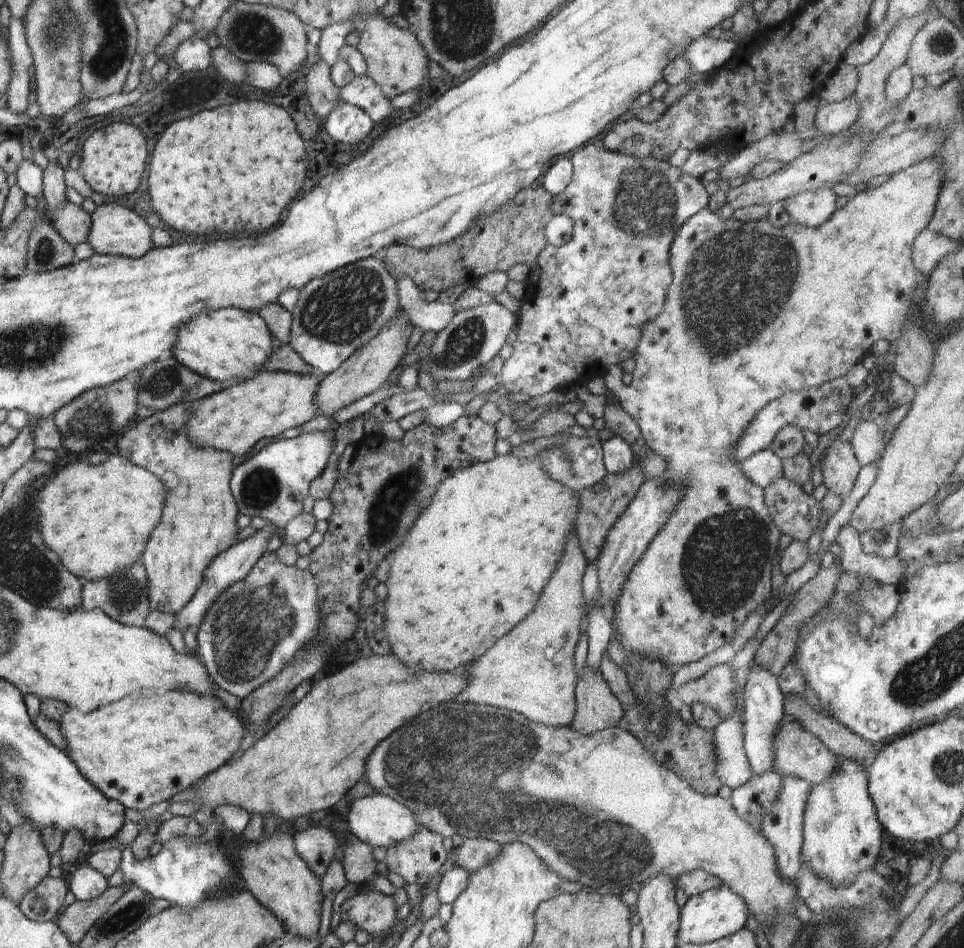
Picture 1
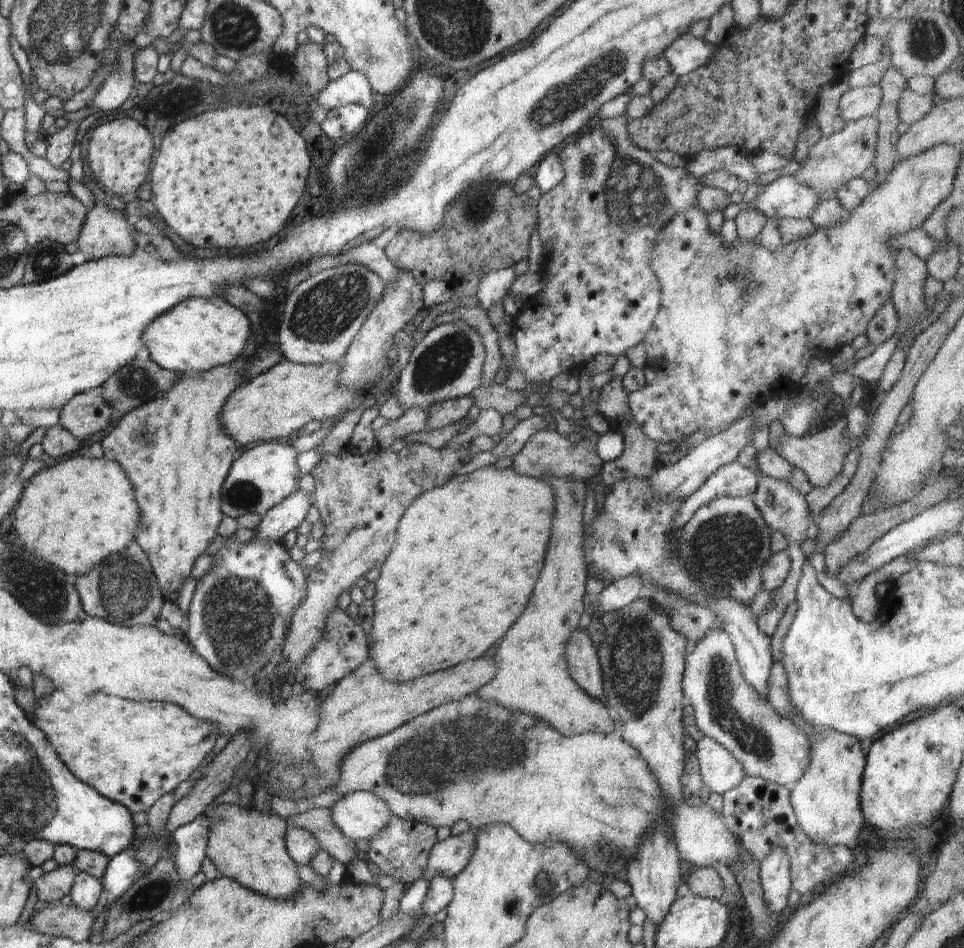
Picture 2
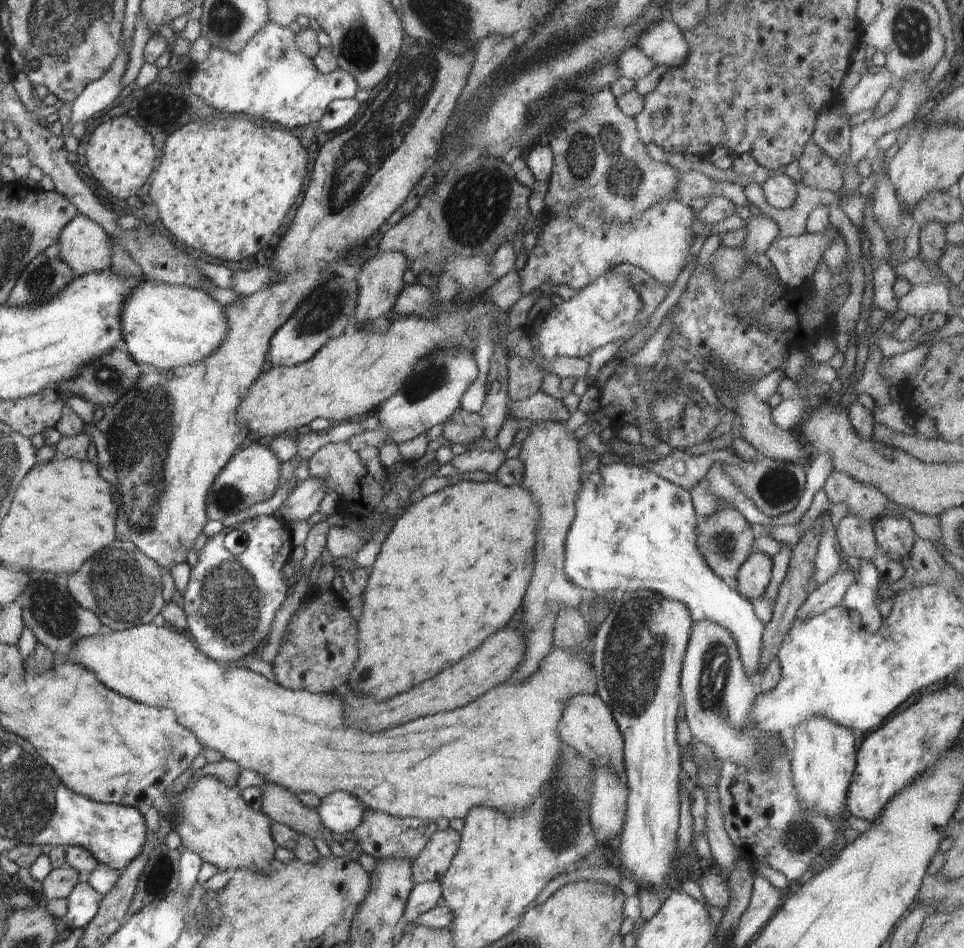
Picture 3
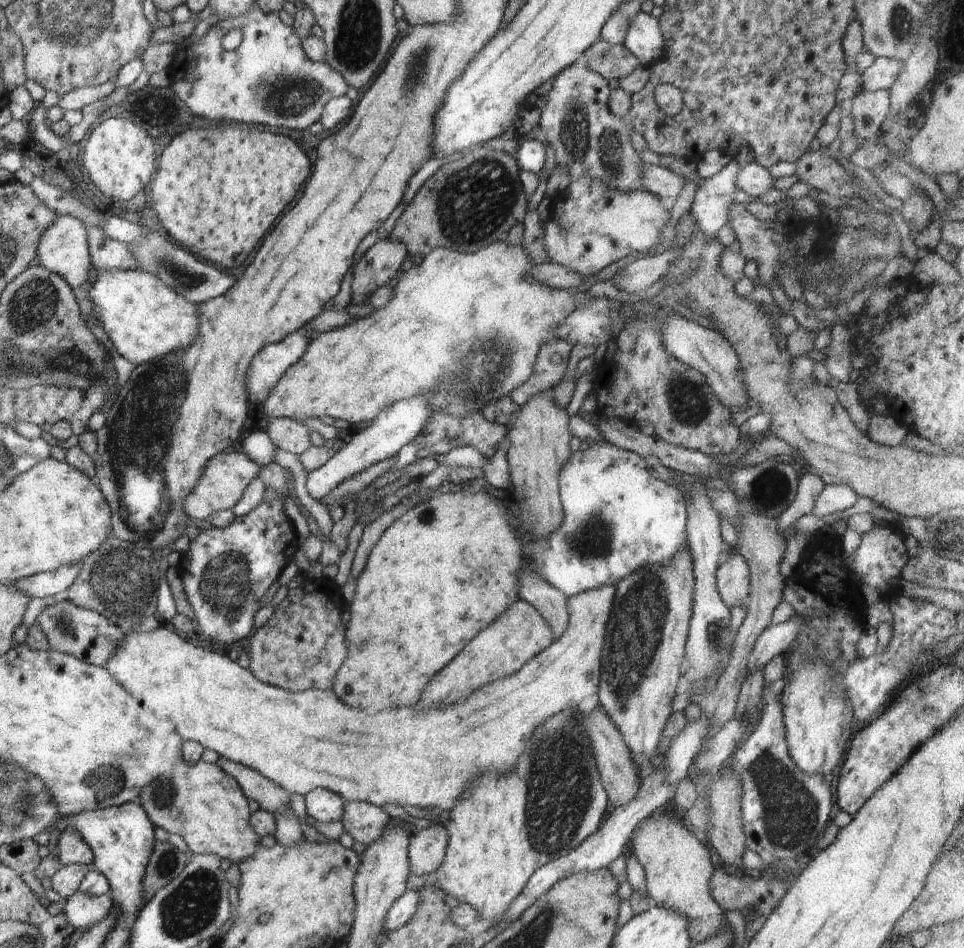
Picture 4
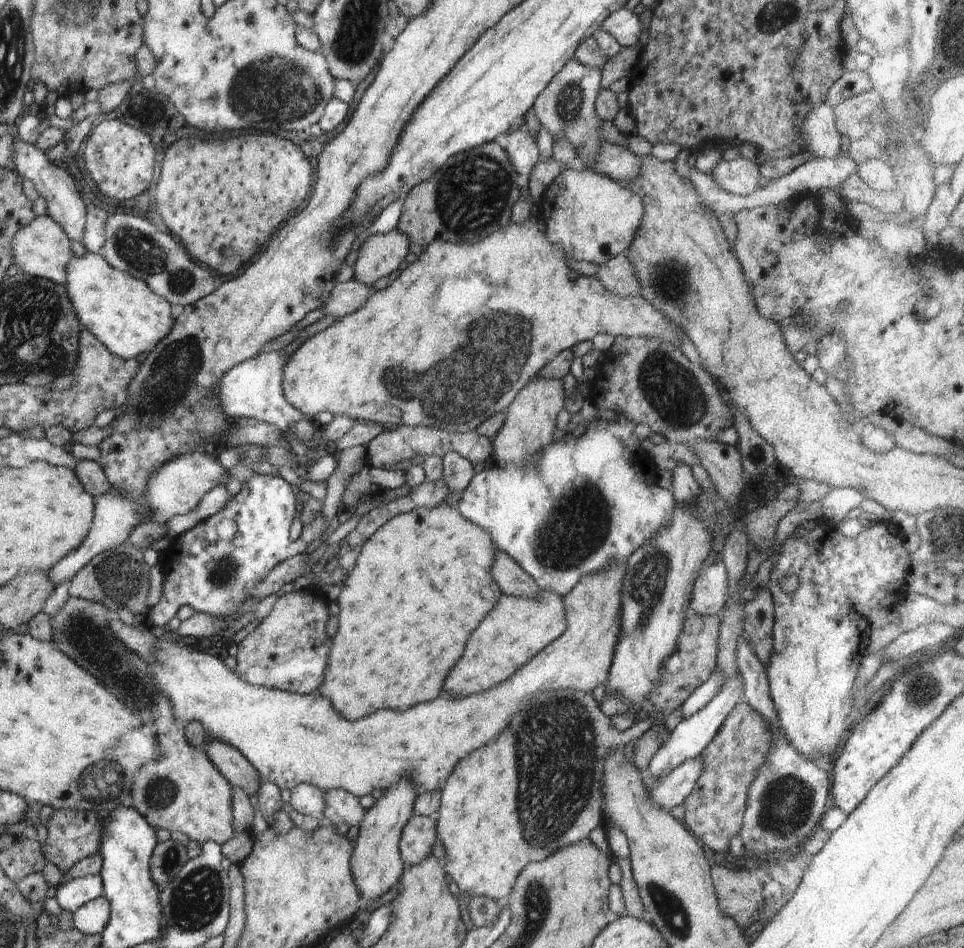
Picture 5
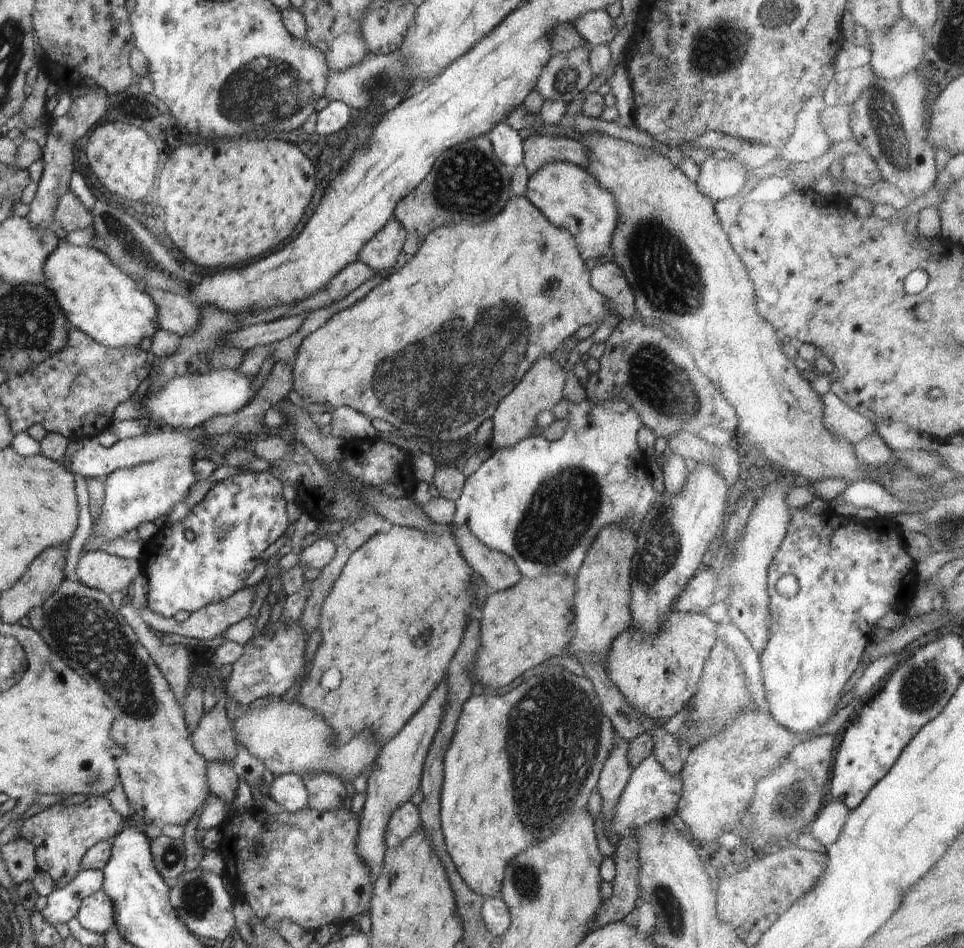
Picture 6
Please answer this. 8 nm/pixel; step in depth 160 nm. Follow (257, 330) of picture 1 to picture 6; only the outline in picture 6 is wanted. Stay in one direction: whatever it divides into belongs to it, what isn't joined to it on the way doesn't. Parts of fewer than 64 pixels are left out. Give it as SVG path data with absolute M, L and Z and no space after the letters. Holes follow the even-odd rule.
M60 242L53 254L48 256L44 272L48 278L44 284L57 298L57 303L65 314L69 327L80 329L100 344L115 349L137 347L144 337L152 337L160 329L156 302L148 294L145 286L134 280L129 273L118 268L118 265L115 265L98 246L74 246Z

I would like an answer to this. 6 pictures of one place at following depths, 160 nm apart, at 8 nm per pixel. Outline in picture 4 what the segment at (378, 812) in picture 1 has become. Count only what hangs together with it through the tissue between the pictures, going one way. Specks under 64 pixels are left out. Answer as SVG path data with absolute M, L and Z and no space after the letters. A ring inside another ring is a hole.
M315 788L304 795L304 800L310 820L329 822L341 819L344 800L333 791Z

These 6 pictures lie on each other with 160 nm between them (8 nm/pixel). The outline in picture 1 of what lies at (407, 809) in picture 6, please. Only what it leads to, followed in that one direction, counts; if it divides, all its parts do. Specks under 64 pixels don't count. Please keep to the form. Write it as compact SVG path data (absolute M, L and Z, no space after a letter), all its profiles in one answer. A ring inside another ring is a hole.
M463 838L462 844L454 847L454 867L463 868L469 873L481 869L501 851L501 845L496 841L483 838Z

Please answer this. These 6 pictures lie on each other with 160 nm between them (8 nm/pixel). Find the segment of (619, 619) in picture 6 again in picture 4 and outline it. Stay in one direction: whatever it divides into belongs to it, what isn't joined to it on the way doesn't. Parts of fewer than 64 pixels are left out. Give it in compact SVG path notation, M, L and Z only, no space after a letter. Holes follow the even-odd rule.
M602 585L595 589L581 592L576 596L571 596L567 602L568 609L568 626L563 632L563 635L559 639L554 640L550 646L547 646L542 652L539 652L536 656L533 656L528 662L525 662L513 675L504 677L494 682L485 684L476 691L471 692L466 699L460 699L450 704L450 706L442 706L440 710L438 708L430 708L428 710L428 716L426 716L426 710L412 710L412 708L390 708L390 710L382 710L374 716L368 716L366 712L358 712L358 710L352 710L348 706L342 704L342 700L334 694L331 689L308 689L305 691L289 691L275 687L262 681L259 681L250 669L240 667L236 661L231 660L228 655L220 656L214 651L206 652L202 648L196 648L194 644L182 640L180 636L176 636L174 632L168 630L166 623L161 624L156 630L147 633L126 632L126 636L123 638L123 643L119 647L119 651L115 656L109 660L105 666L109 669L110 674L114 677L132 696L140 698L142 704L146 704L146 708L150 708L152 712L158 712L158 716L166 718L166 720L174 720L174 724L178 724L178 732L184 741L196 740L204 748L214 750L220 756L224 756L226 759L242 763L248 768L252 768L256 772L259 772L264 778L271 780L281 786L289 794L302 794L304 796L307 792L313 791L315 788L326 789L333 791L338 794L344 802L350 801L364 801L376 806L382 806L382 804L410 804L410 806L419 806L421 809L434 810L447 810L456 803L456 798L460 796L460 792L465 791L466 782L473 783L479 776L482 770L496 770L500 774L506 774L506 772L512 772L514 766L516 766L516 760L518 756L522 754L522 736L530 736L532 730L543 723L544 720L549 719L553 714L560 712L564 709L574 709L588 696L594 696L599 691L599 682L601 675L601 658L604 639L606 636L606 623L610 618L610 611L614 602L616 587L615 585Z

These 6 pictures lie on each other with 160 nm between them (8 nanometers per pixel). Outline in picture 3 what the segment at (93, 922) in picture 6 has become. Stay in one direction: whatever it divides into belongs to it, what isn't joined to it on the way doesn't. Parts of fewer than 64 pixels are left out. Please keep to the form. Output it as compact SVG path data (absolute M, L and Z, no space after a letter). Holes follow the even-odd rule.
M81 879L67 898L65 923L68 928L84 928L96 916L102 897L90 883Z

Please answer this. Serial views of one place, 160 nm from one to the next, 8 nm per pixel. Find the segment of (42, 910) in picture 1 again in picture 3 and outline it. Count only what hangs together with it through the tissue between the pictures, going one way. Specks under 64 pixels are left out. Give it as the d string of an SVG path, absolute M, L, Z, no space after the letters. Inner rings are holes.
M68 864L60 868L52 869L52 872L43 880L41 900L60 899L70 896L72 889L83 879L83 876L75 868Z

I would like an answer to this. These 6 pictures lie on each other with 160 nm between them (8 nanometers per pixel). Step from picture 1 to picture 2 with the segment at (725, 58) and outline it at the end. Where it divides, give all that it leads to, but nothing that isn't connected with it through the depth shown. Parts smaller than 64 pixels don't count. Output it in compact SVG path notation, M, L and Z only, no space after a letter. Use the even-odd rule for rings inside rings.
M686 31L665 48L663 55L671 64L671 72L679 77L708 64L715 50L716 46Z

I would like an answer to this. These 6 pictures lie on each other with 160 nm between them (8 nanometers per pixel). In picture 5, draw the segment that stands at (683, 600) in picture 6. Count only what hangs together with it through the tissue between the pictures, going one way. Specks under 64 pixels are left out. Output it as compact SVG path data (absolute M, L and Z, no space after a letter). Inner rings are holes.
M713 564L698 573L692 587L689 608L699 615L720 615L727 599L727 578L723 564Z

